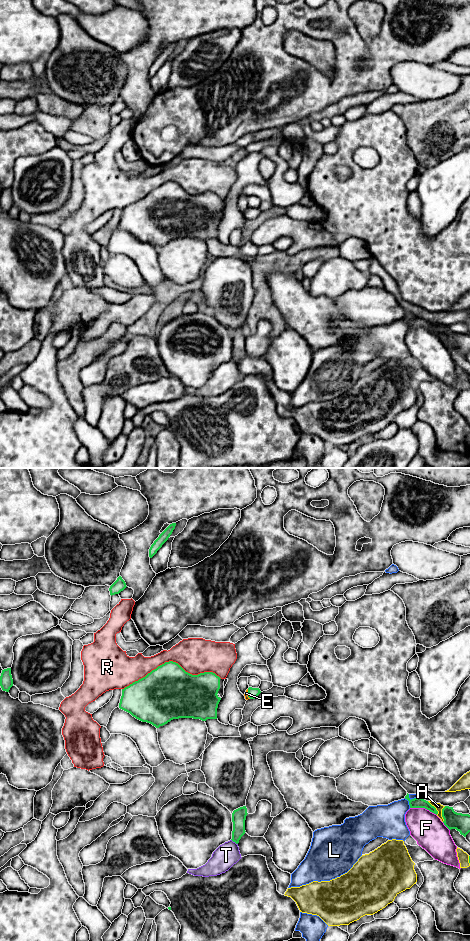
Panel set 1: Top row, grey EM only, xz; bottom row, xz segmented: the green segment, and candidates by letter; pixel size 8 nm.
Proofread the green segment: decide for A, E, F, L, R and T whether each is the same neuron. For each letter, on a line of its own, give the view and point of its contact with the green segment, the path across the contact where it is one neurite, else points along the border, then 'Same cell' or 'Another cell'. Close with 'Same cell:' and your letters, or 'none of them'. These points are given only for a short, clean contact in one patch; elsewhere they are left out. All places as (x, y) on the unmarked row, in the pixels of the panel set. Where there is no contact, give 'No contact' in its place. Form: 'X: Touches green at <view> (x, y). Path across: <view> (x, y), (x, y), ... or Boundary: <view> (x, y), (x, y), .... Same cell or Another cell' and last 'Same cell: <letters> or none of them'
A: Touches green at xz (442, 334). Another cell
E: Touches green at xz (248, 214). Path across: xz (252, 212), (248, 214), (246, 213). Same cell
F: Touches green at xz (423, 327). Another cell
L: Touches green at xz (410, 320). Another cell
R: Touches green at xz (171, 181). Another cell
T: Touches green at xz (234, 361). Another cell
Same cell: E

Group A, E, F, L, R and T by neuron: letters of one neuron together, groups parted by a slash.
A / E / F / L / R / T

